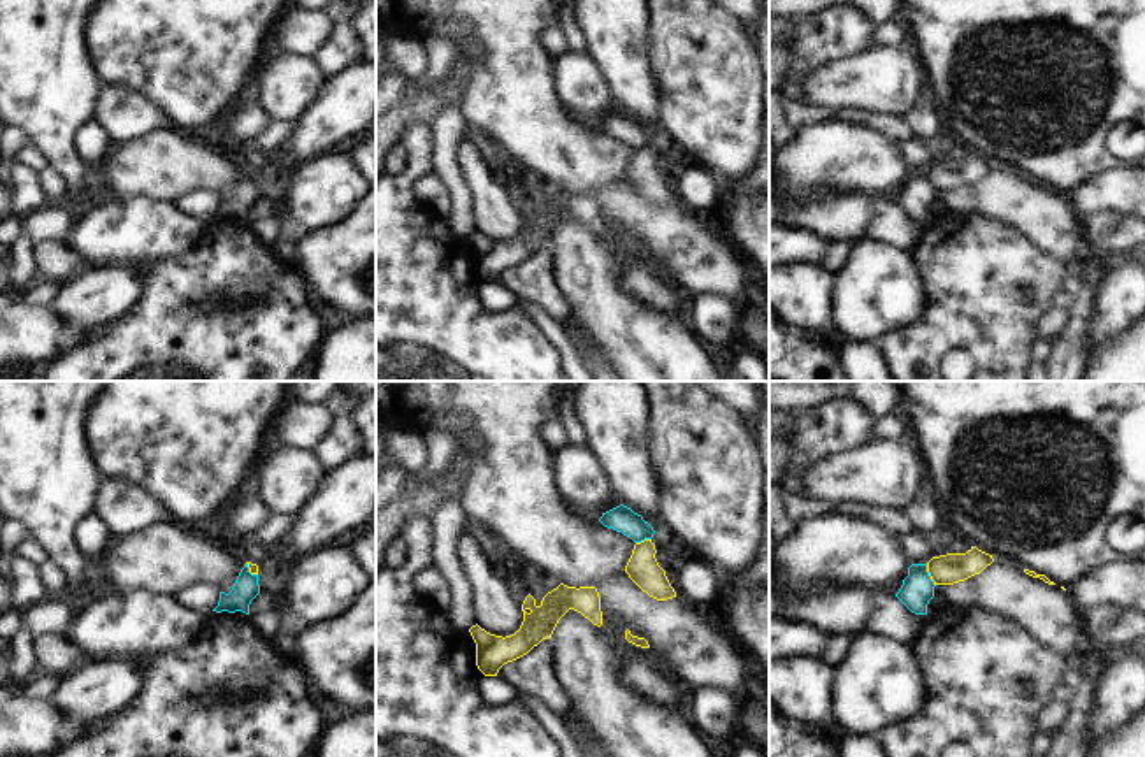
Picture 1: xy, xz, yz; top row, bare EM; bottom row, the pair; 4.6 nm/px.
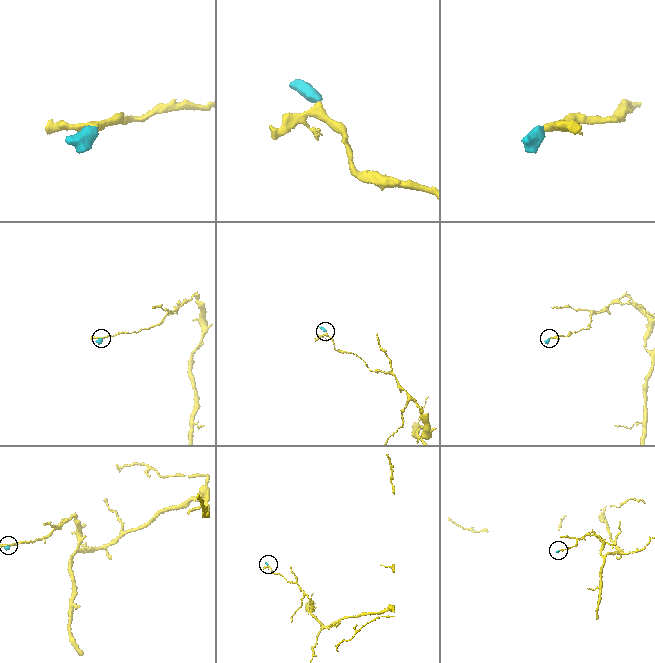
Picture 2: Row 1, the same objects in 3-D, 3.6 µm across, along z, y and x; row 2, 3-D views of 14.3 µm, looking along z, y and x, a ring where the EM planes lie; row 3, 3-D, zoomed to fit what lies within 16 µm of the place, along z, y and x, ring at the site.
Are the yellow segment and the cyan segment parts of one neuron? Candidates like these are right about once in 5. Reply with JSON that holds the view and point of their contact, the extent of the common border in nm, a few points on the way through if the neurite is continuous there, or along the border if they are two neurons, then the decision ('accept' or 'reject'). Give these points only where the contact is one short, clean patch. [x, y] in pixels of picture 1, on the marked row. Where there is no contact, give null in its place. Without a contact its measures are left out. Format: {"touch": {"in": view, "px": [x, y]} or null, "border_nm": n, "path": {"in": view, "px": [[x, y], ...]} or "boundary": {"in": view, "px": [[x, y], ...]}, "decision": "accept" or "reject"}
{"touch": {"in": "yz", "px": [929, 575]}, "border_nm": 110, "boundary": {"in": "yz", "px": [[926, 564], [926, 571], [935, 585]]}, "decision": "reject"}

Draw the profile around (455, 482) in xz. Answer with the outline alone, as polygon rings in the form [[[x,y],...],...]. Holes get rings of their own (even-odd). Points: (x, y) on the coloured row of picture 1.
[[[457,457],[451,464],[451,469],[446,476],[446,488],[448,492],[462,501],[465,492],[467,471],[471,467],[471,460],[467,457]]]

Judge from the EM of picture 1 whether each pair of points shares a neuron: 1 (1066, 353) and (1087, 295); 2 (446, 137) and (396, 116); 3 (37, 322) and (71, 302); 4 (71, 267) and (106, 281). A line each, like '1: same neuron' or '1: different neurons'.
1: same neuron
2: different neurons
3: different neurons
4: different neurons

